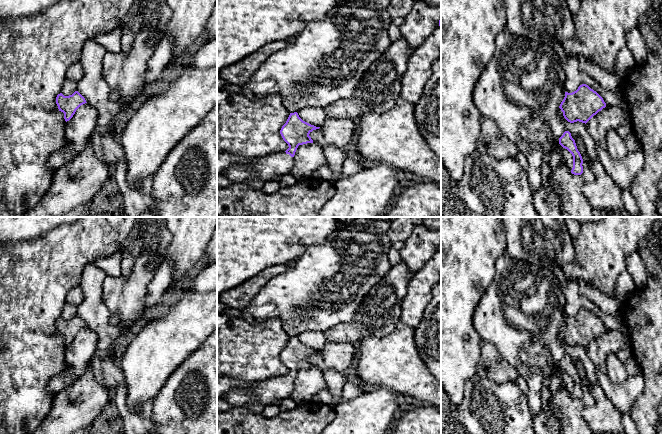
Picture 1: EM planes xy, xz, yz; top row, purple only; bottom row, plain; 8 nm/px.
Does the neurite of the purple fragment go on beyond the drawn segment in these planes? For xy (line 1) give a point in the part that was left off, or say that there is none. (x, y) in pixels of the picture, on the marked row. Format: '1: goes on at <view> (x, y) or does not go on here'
1: does not go on here

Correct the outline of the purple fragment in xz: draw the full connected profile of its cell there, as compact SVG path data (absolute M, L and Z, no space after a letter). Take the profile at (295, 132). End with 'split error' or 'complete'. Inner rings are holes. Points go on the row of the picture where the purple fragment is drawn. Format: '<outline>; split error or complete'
M297 112L290 113L280 134L289 148L260 158L248 158L244 165L232 165L223 175L232 183L246 183L253 179L274 180L287 173L293 165L293 157L299 145L313 143L309 134L320 127L303 121Z; split error

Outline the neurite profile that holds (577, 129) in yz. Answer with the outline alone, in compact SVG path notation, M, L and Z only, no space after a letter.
M560 108L558 109L558 114L564 123L566 131L569 131L571 133L572 138L574 140L580 138L583 141L589 158L592 160L598 159L595 142L593 138L590 136L590 134L588 133L586 124L579 121L574 123L568 122L564 118L563 112L561 111Z

